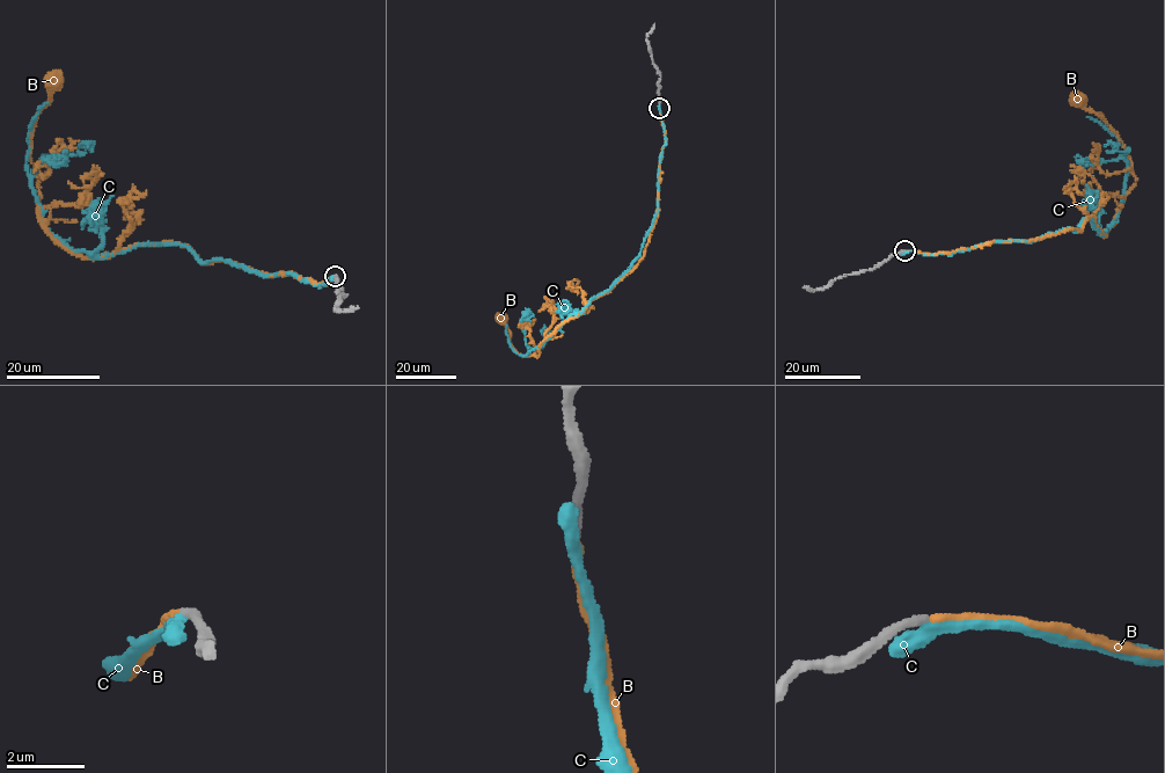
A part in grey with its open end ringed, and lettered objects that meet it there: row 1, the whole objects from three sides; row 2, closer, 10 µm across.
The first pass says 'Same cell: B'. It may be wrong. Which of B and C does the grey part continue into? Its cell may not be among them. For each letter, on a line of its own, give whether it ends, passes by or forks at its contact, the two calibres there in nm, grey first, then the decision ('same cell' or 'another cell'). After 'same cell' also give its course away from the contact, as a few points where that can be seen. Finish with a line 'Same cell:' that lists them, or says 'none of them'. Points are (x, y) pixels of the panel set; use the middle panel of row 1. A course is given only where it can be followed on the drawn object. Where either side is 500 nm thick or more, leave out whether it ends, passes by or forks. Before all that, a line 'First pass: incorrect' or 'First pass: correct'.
First pass: correct
B: it ends there; 220 nm thick on the grey side, 220 nm on the other; same cell; it runs (659, 108), (665, 146), (658, 216), (644, 257), (550, 334), (535, 357), (514, 350), (503, 318)
C: it ends there; 240 nm thick on the grey side, 420 nm on the other; another cell
Same cell: B

